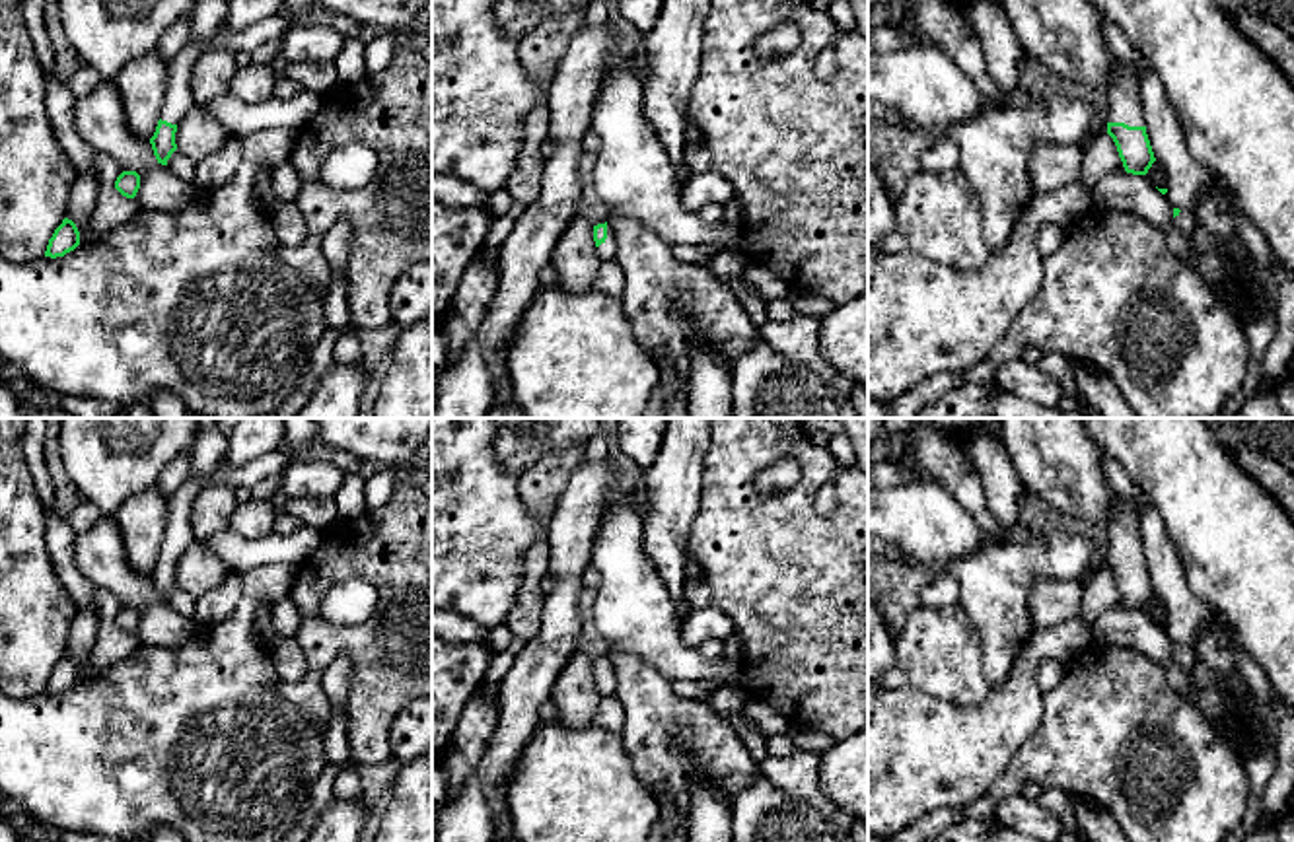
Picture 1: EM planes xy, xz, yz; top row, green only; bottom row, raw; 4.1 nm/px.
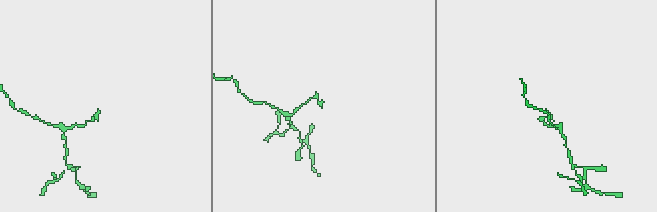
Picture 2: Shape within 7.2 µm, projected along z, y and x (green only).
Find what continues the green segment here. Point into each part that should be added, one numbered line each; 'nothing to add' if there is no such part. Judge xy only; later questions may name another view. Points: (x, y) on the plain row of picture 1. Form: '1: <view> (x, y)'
1: xy (179, 535)

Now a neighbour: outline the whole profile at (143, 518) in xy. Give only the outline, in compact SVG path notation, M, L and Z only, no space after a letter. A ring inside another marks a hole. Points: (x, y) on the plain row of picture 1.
M158 486L132 494L113 515L132 572L150 576L167 529L167 500Z

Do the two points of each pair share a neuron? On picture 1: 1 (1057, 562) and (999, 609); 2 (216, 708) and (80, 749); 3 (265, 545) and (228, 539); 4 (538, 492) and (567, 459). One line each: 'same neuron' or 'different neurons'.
1: same neuron
2: same neuron
3: same neuron
4: same neuron

